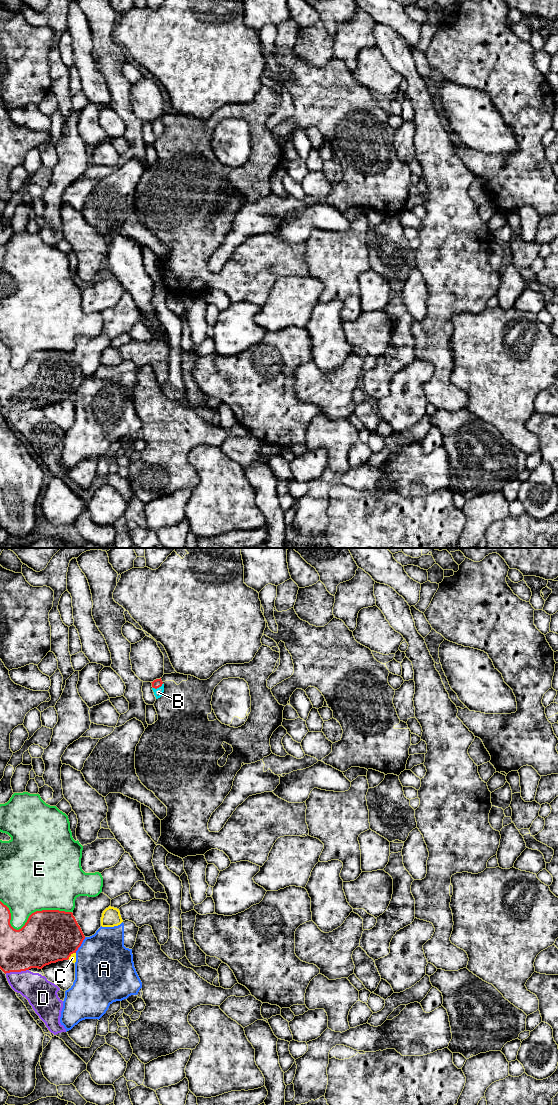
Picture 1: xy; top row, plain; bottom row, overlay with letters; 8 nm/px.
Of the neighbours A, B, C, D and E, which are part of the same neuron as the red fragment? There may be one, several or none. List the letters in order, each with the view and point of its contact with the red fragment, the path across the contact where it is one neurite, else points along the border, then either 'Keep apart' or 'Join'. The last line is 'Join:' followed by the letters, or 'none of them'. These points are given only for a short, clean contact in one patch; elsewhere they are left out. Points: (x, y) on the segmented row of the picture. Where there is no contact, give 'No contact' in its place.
A: Touches red at xy (80, 945). Keep apart
B: Touches red at xy (158, 687). Path across: xy (157, 683), (158, 687), (158, 692). Join
C: Touches red at xy (70, 955). Boundary: xy (75, 952), (68, 958). Keep apart
D: Touches red at xy (16, 971). Keep apart
E: Touches red at xy (28, 918). Keep apart
Join: B

